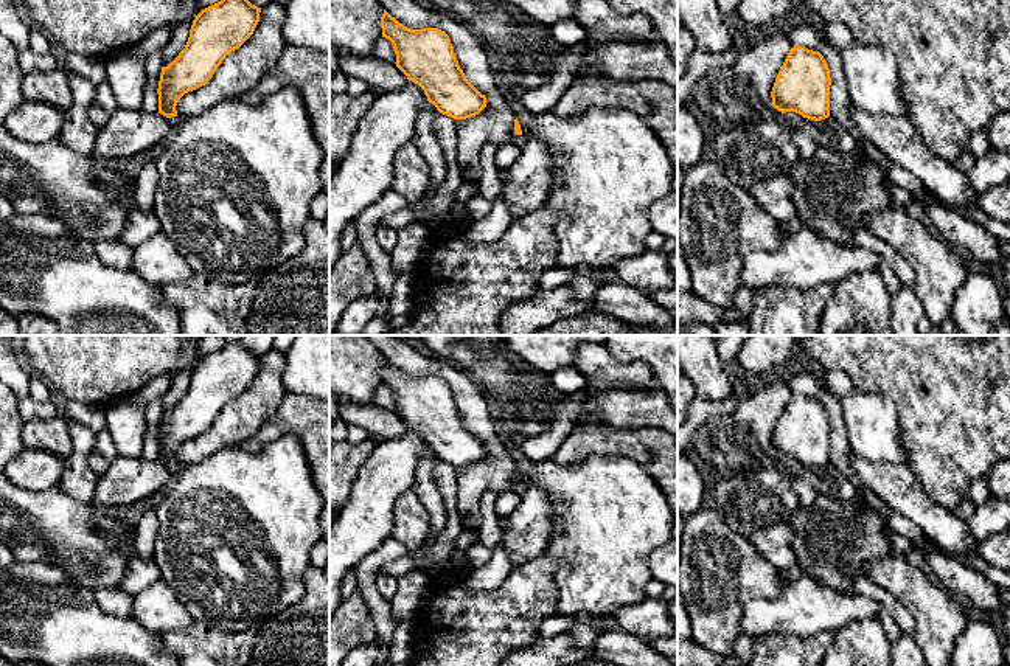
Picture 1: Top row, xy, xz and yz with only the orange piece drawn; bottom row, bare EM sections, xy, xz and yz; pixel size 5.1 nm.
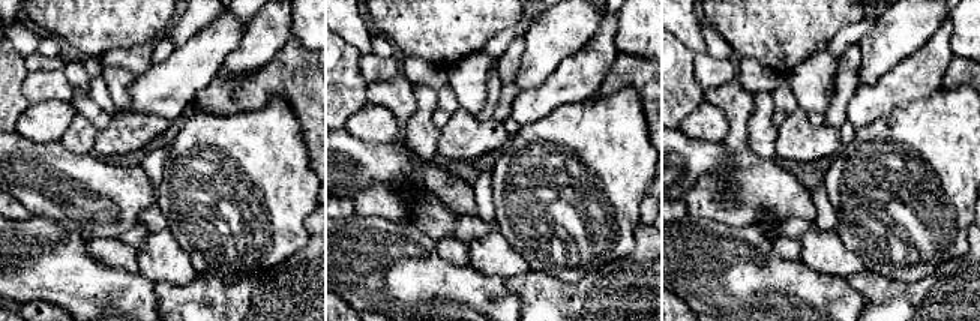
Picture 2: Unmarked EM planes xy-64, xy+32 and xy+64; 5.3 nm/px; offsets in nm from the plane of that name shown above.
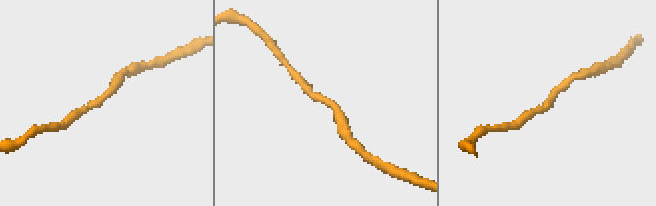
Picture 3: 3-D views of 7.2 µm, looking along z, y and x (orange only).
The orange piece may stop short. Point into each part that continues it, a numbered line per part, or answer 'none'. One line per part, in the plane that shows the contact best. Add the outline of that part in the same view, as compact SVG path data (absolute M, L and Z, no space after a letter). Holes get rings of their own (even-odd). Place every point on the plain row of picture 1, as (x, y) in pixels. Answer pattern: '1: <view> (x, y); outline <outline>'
none

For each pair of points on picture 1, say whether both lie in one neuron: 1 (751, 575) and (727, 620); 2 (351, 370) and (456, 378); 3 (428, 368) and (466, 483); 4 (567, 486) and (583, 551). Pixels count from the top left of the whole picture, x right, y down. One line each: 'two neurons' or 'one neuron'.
1: one neuron
2: two neurons
3: one neuron
4: one neuron

